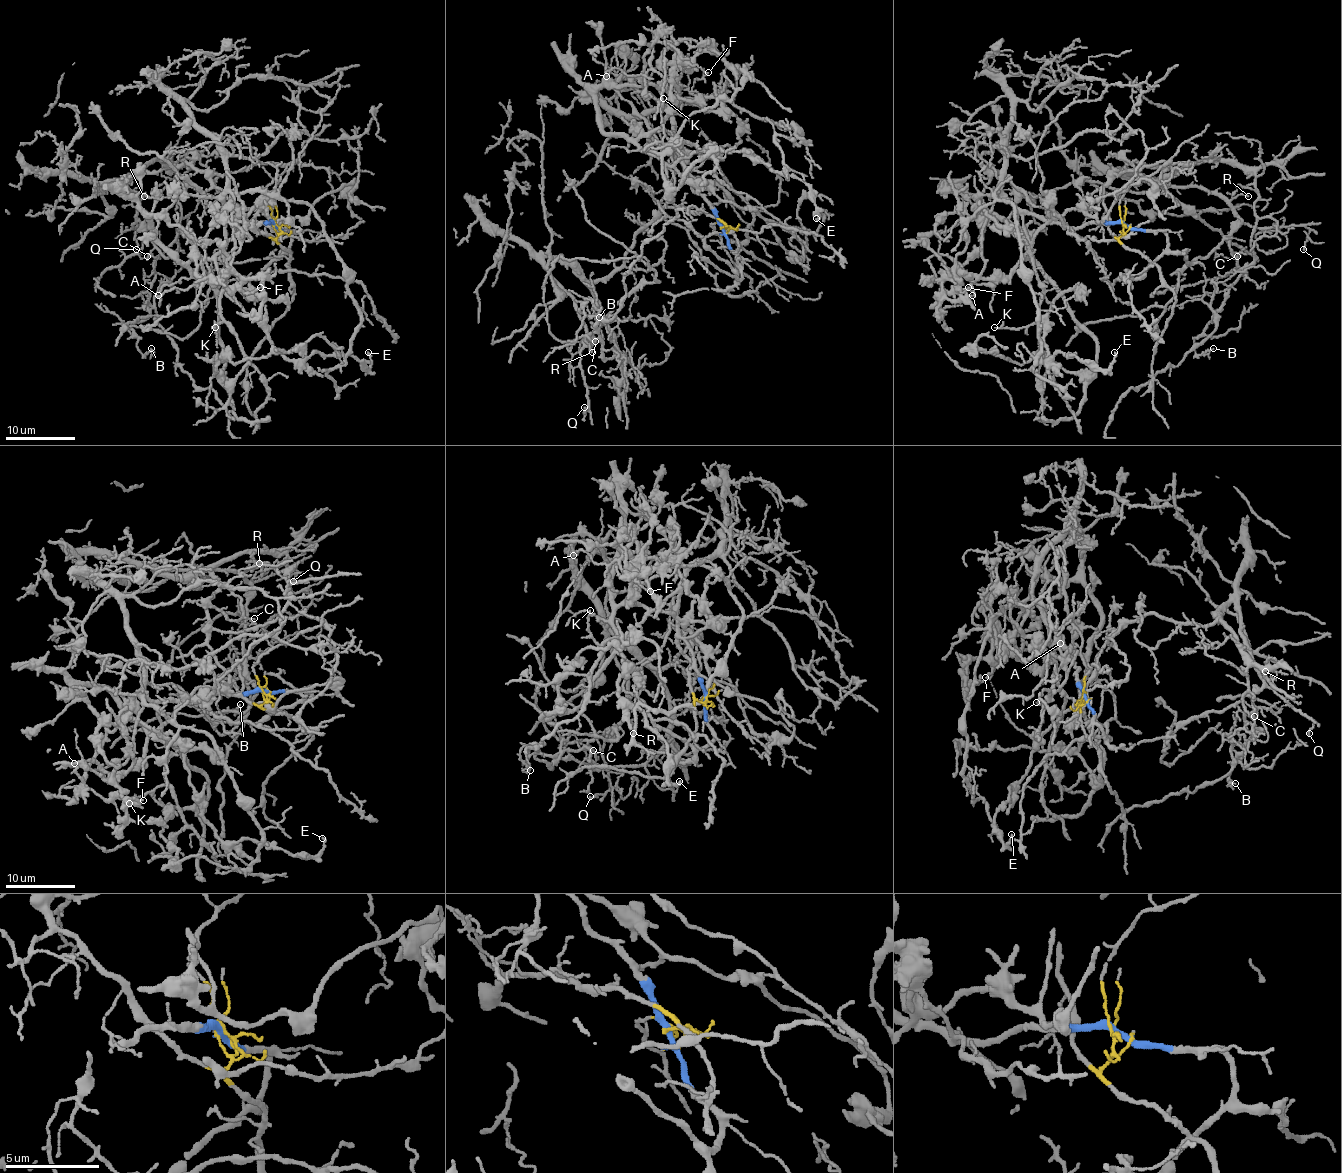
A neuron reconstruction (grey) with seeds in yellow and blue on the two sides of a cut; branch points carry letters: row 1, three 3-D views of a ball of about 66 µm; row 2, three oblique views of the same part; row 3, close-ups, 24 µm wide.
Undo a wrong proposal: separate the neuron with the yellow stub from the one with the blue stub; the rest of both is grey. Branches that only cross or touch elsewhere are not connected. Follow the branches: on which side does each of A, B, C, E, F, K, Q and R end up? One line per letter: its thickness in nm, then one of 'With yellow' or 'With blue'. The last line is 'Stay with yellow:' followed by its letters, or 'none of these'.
A: Thickness 110 nm. With blue
B: Thickness 80 nm. With yellow
C: Thickness 100 nm. With yellow
E: Thickness 190 nm. With blue
F: Thickness 140 nm. With blue
K: Thickness 90 nm. With blue
Q: Thickness 120 nm. With yellow
R: Thickness 140 nm. With yellow
Stay with yellow: B, C, Q, R

